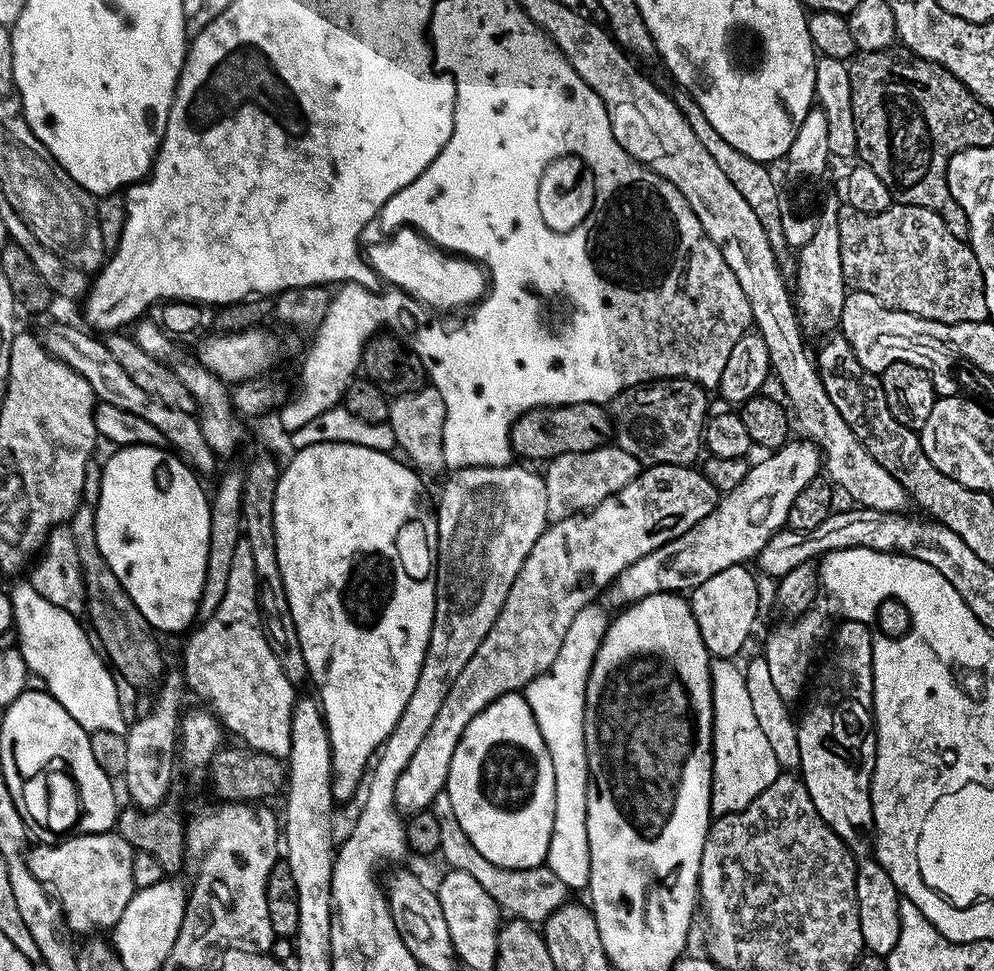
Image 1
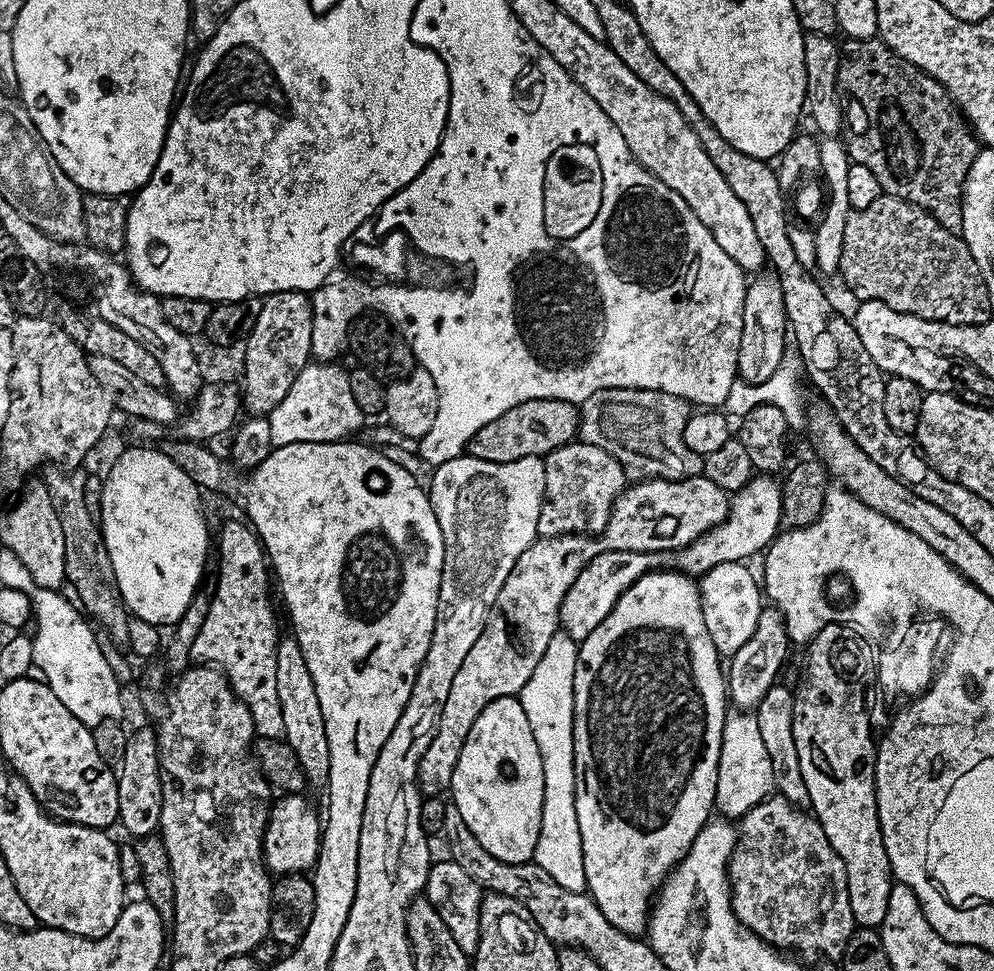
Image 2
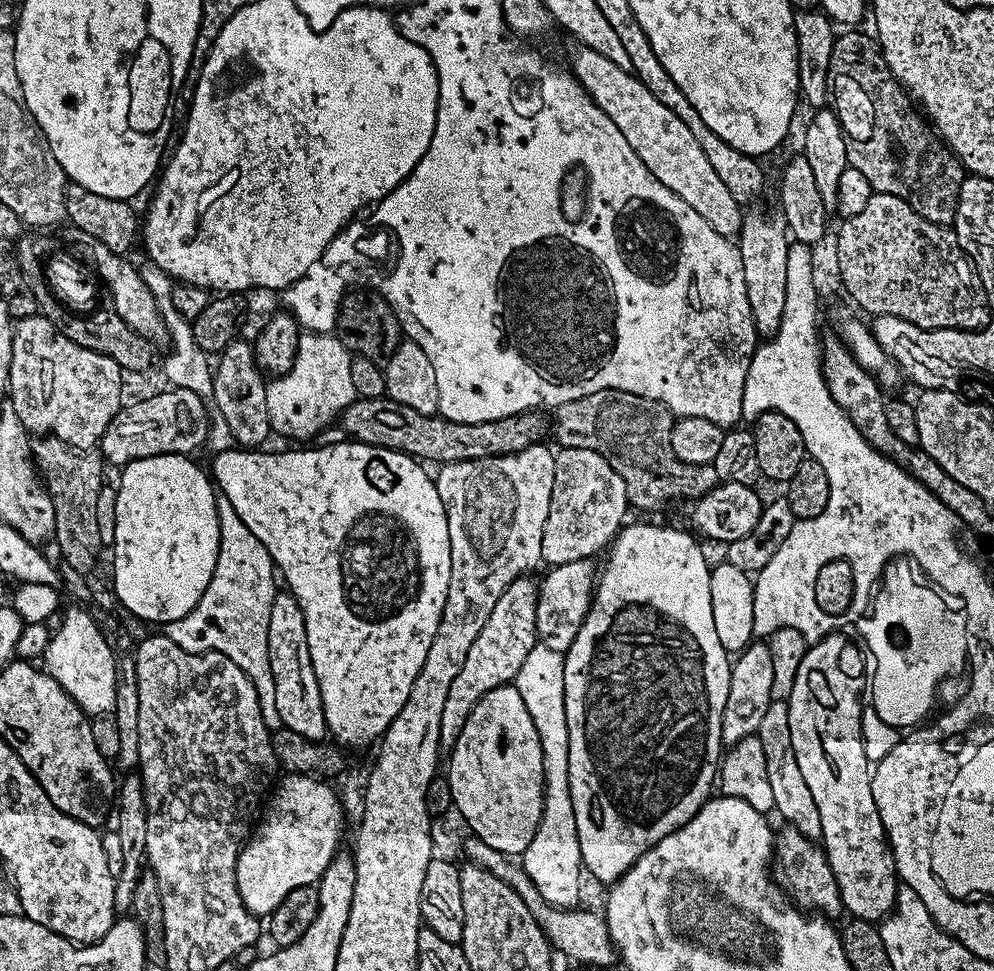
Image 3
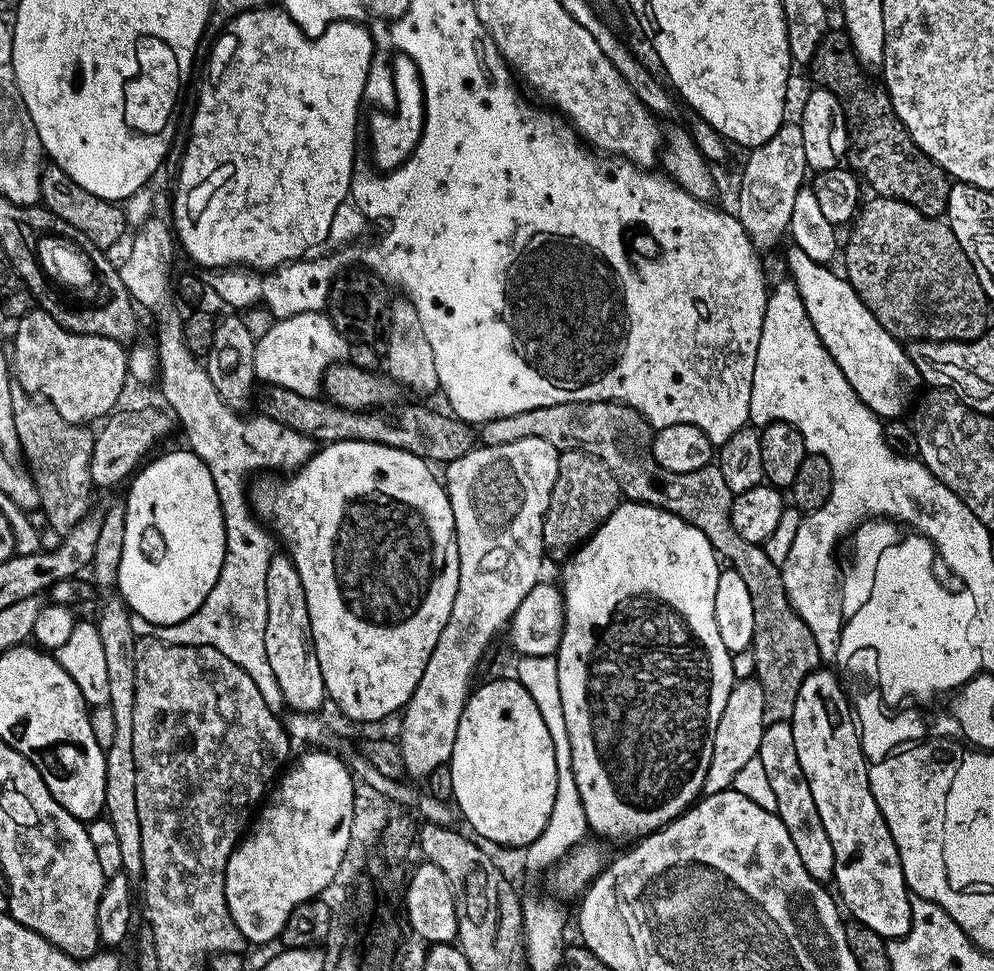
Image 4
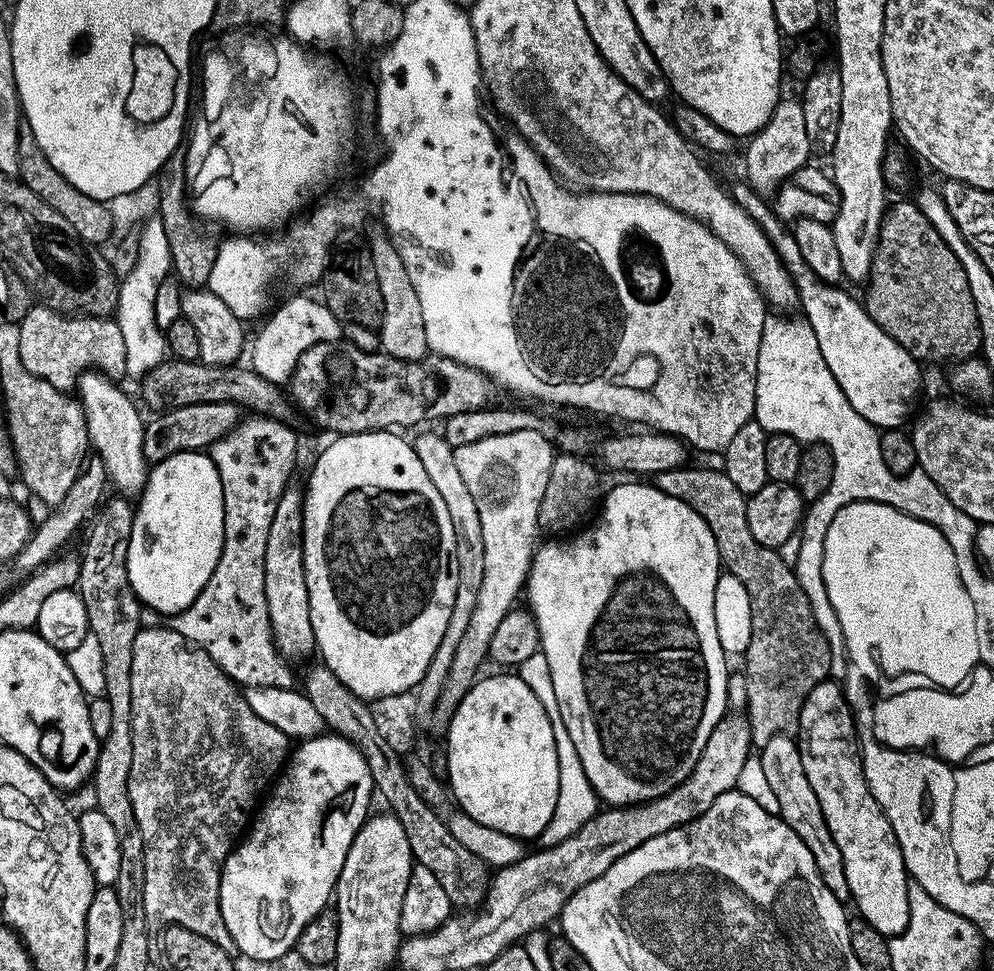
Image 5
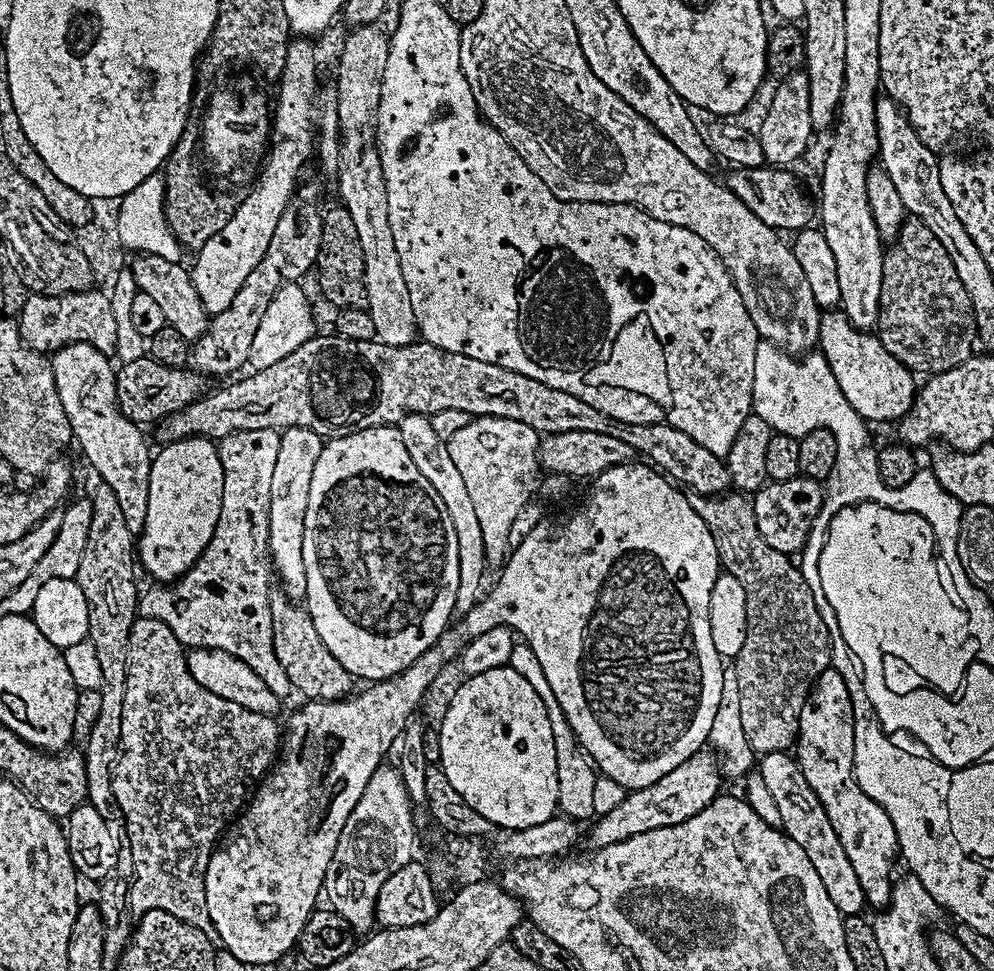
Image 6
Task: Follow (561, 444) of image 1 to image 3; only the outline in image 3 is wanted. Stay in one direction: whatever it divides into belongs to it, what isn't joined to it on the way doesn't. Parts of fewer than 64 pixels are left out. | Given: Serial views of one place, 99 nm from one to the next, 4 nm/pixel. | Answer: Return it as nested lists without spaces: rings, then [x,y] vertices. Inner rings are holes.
[[[357,398],[353,404],[346,409],[346,411],[341,412],[338,417],[339,427],[343,428],[345,437],[355,438],[359,443],[362,444],[372,444],[375,448],[392,448],[396,452],[405,452],[407,456],[411,456],[421,462],[429,462],[428,460],[433,460],[436,463],[436,466],[443,466],[446,464],[457,464],[458,462],[470,462],[471,460],[481,460],[482,458],[494,458],[495,456],[509,456],[510,454],[514,454],[515,452],[521,452],[522,450],[526,450],[531,444],[539,444],[541,441],[545,439],[546,433],[550,428],[550,420],[549,417],[544,417],[545,414],[540,410],[533,410],[531,412],[520,412],[516,416],[507,416],[506,418],[502,418],[501,420],[491,420],[490,422],[474,422],[471,424],[470,422],[454,422],[453,420],[447,420],[442,415],[434,415],[434,416],[423,416],[422,414],[418,414],[418,410],[410,410],[410,406],[402,406],[401,404],[392,404],[391,406],[387,406],[388,408],[376,408],[380,407],[375,400],[362,400]]]

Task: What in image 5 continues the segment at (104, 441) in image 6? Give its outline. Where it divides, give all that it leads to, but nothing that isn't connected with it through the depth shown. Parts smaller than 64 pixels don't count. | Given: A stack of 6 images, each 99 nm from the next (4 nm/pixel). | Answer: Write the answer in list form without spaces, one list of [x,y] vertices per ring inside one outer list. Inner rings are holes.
[[[95,370],[81,372],[78,381],[78,393],[80,392],[78,403],[84,410],[86,426],[90,430],[94,429],[88,434],[91,451],[103,460],[105,468],[108,469],[111,487],[116,487],[115,491],[121,497],[136,498],[143,492],[150,471],[150,465],[143,456],[142,448],[146,420],[145,417],[140,417],[140,412],[132,405],[131,398],[116,384],[119,383],[105,376],[103,372]],[[99,435],[112,436],[112,448],[107,448]]]

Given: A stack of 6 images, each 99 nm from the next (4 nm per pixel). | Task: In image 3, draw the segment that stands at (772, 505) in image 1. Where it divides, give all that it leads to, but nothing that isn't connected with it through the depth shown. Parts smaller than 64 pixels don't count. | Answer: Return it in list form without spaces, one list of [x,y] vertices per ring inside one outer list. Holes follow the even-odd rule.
[[[593,559],[555,565],[548,570],[538,587],[538,606],[535,608],[535,626],[539,643],[555,652],[568,652],[577,632],[584,624],[595,589],[598,566]]]

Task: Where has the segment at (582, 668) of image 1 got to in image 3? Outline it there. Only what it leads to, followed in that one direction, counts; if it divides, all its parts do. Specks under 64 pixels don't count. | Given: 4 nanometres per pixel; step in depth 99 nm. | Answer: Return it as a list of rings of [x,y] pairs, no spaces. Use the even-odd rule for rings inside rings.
[[[536,643],[530,650],[530,654],[526,654],[526,662],[522,662],[522,670],[518,670],[514,683],[518,694],[522,694],[522,702],[526,702],[526,710],[530,710],[530,718],[534,718],[534,730],[538,730],[538,738],[542,742],[542,758],[544,759],[544,809],[542,810],[542,818],[538,822],[538,830],[534,834],[530,846],[526,846],[526,850],[522,853],[522,867],[530,878],[530,882],[534,882],[534,886],[538,886],[538,894],[542,894],[542,898],[547,904],[553,904],[555,908],[576,908],[580,900],[582,861],[580,858],[580,847],[578,846],[578,826],[574,822],[574,802],[570,802],[570,778],[568,777],[570,742],[568,741],[568,731],[566,730],[566,706],[564,705],[564,653],[555,652],[542,643]]]

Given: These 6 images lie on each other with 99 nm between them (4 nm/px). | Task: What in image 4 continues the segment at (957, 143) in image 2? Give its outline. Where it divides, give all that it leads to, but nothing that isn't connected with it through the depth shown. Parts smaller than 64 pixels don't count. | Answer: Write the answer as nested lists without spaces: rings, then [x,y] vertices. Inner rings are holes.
[[[830,30],[824,35],[822,42],[818,42],[818,50],[812,59],[810,71],[812,71],[813,80],[811,83],[829,88],[831,92],[836,93],[837,98],[844,106],[844,111],[850,121],[850,140],[854,145],[855,152],[857,148],[857,165],[855,164],[855,167],[858,169],[863,183],[867,187],[869,184],[876,196],[885,196],[887,200],[901,200],[927,216],[943,217],[948,210],[948,199],[953,181],[947,172],[943,172],[932,159],[926,154],[922,154],[922,150],[918,150],[918,146],[894,114],[888,93],[884,91],[883,87],[871,88],[868,85],[868,80],[864,77],[866,75],[865,69],[862,67],[860,59],[856,57],[856,51],[852,49],[847,32]]]

